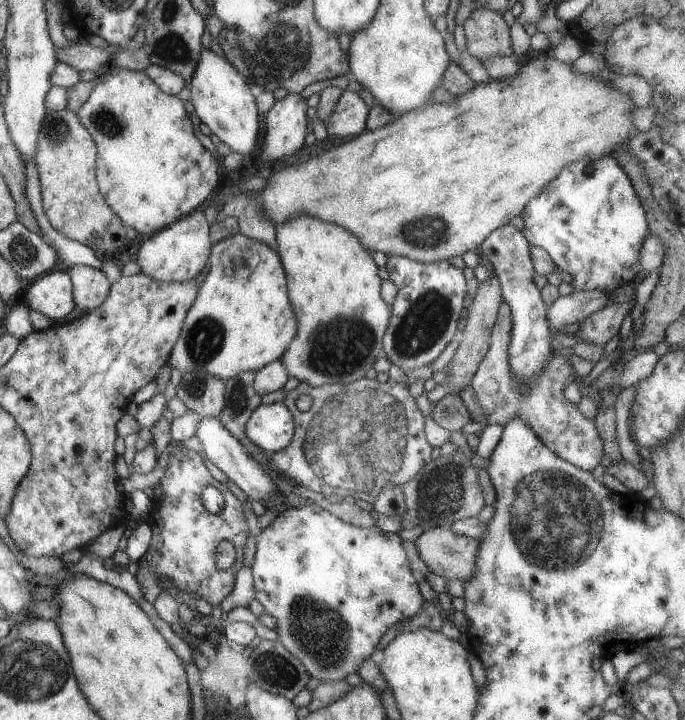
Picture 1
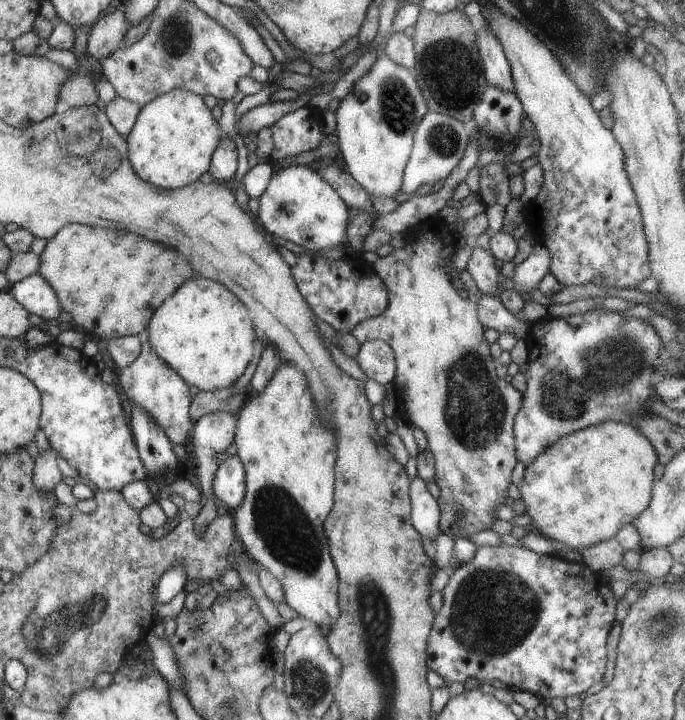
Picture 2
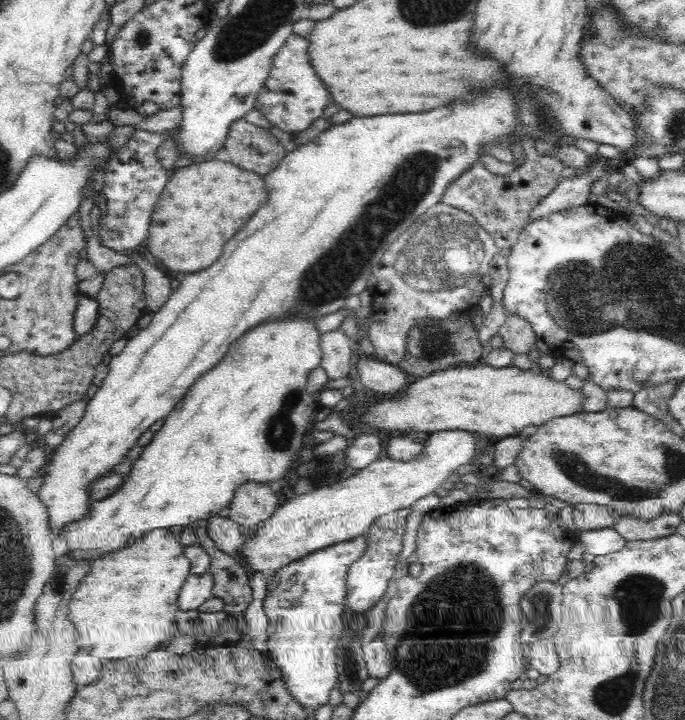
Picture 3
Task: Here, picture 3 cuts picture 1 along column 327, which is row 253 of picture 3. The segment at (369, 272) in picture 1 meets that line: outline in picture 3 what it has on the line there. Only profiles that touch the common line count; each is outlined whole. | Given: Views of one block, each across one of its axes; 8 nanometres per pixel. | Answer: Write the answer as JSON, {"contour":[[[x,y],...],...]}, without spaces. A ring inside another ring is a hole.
{"contour":[[[492,90],[488,94],[482,94],[482,98],[478,98],[472,104],[450,104],[446,108],[436,108],[436,110],[432,110],[428,114],[355,116],[348,122],[332,124],[329,129],[326,129],[308,144],[299,146],[294,152],[288,153],[280,162],[278,168],[264,176],[265,188],[269,195],[266,204],[250,218],[250,222],[244,226],[244,230],[226,244],[222,258],[216,260],[209,268],[196,273],[185,274],[180,279],[180,287],[172,292],[164,306],[161,306],[158,312],[153,315],[151,323],[140,330],[138,334],[132,335],[121,353],[112,356],[108,376],[102,380],[102,386],[98,388],[93,399],[87,404],[82,421],[74,427],[74,430],[71,430],[70,436],[62,442],[62,446],[58,450],[54,450],[52,464],[47,469],[45,483],[37,492],[38,498],[46,505],[46,510],[50,513],[52,534],[59,534],[63,524],[78,520],[86,514],[90,504],[85,489],[86,485],[95,478],[111,471],[111,468],[122,460],[126,451],[133,446],[136,439],[143,432],[150,428],[151,424],[166,418],[172,412],[173,406],[184,398],[194,381],[198,380],[198,377],[208,372],[211,368],[214,368],[224,358],[233,342],[236,342],[240,336],[244,336],[248,330],[252,330],[252,328],[256,328],[260,324],[266,324],[266,322],[318,320],[322,316],[326,316],[326,314],[332,314],[344,309],[344,300],[348,296],[352,296],[352,294],[358,295],[359,292],[368,290],[372,282],[372,270],[382,260],[383,255],[389,248],[389,244],[397,240],[398,236],[404,232],[404,228],[408,228],[414,222],[414,218],[424,214],[434,204],[441,203],[444,189],[448,188],[448,184],[456,176],[460,176],[474,162],[480,161],[480,155],[484,153],[480,149],[480,144],[494,142],[494,140],[504,138],[510,132],[514,132],[514,130],[510,130],[510,128],[514,128],[514,112],[512,110],[514,110],[514,102],[510,100],[510,96],[506,92],[502,92],[502,90]]]}

